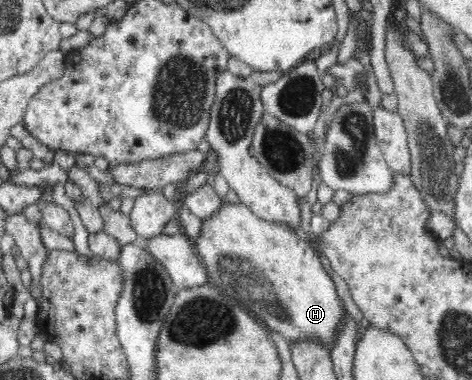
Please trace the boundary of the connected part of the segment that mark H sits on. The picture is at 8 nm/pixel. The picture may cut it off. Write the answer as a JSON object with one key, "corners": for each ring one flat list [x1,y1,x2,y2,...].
{"corners":[[224,201,212,216,201,220,195,247,201,261,207,265,209,283,267,330,279,332,289,343,307,337,319,337,321,344,331,351,346,310,335,291,333,280,309,242,283,225,257,217,241,201,236,204]]}

